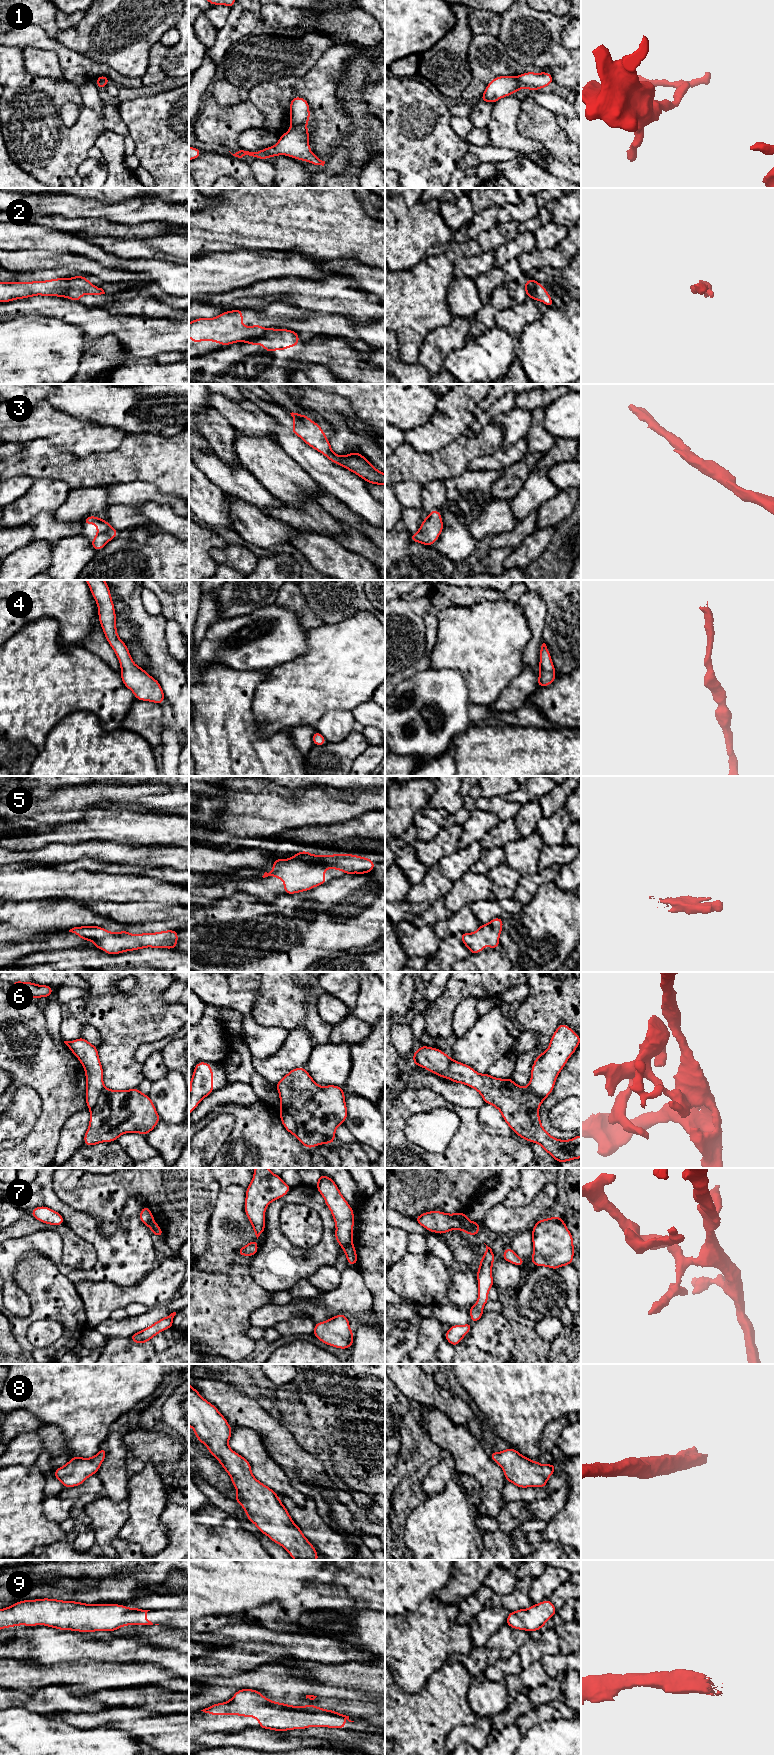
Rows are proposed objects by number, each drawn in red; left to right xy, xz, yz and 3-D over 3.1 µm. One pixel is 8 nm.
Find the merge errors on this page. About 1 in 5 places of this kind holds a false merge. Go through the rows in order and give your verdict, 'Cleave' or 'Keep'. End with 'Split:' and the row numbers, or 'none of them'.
1: Cleave
2: Cleave
3: Keep
4: Keep
5: Keep
6: Cleave
7: Cleave
8: Keep
9: Keep
Split: 1, 2, 6, 7

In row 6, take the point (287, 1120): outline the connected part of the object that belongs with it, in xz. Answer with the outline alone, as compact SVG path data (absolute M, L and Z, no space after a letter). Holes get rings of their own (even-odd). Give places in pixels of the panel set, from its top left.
M280 1109L279 1115L281 1118L281 1123L285 1127L285 1129L292 1135L297 1135L297 1125L295 1123L294 1118L285 1110Z

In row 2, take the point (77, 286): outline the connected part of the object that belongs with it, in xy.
M81 275L68 279L68 290L66 298L80 302L82 295L101 295L105 294L102 288L99 288L89 282L86 277Z

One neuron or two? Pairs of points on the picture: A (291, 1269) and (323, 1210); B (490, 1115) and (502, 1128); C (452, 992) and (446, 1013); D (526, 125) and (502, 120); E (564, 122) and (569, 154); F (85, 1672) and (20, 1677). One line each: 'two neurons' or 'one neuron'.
A: one neuron
B: one neuron
C: one neuron
D: two neurons
E: two neurons
F: one neuron

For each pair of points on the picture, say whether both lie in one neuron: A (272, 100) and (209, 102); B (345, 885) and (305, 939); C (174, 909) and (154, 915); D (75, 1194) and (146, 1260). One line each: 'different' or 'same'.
A: different
B: same
C: same
D: different

